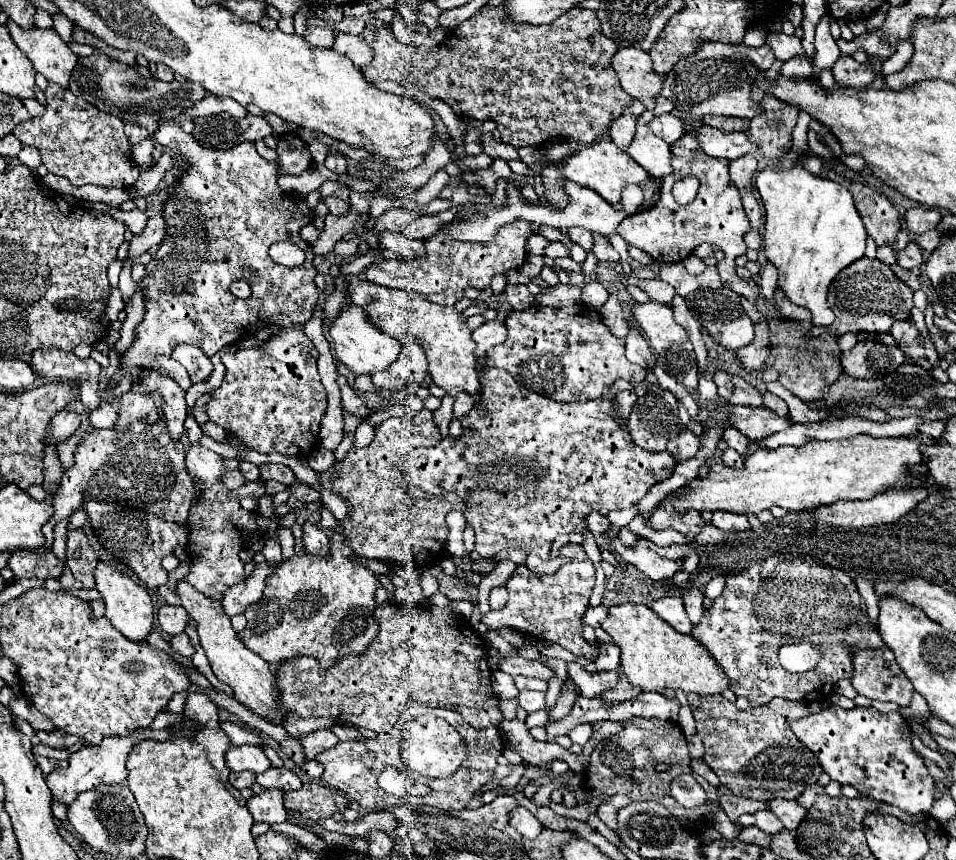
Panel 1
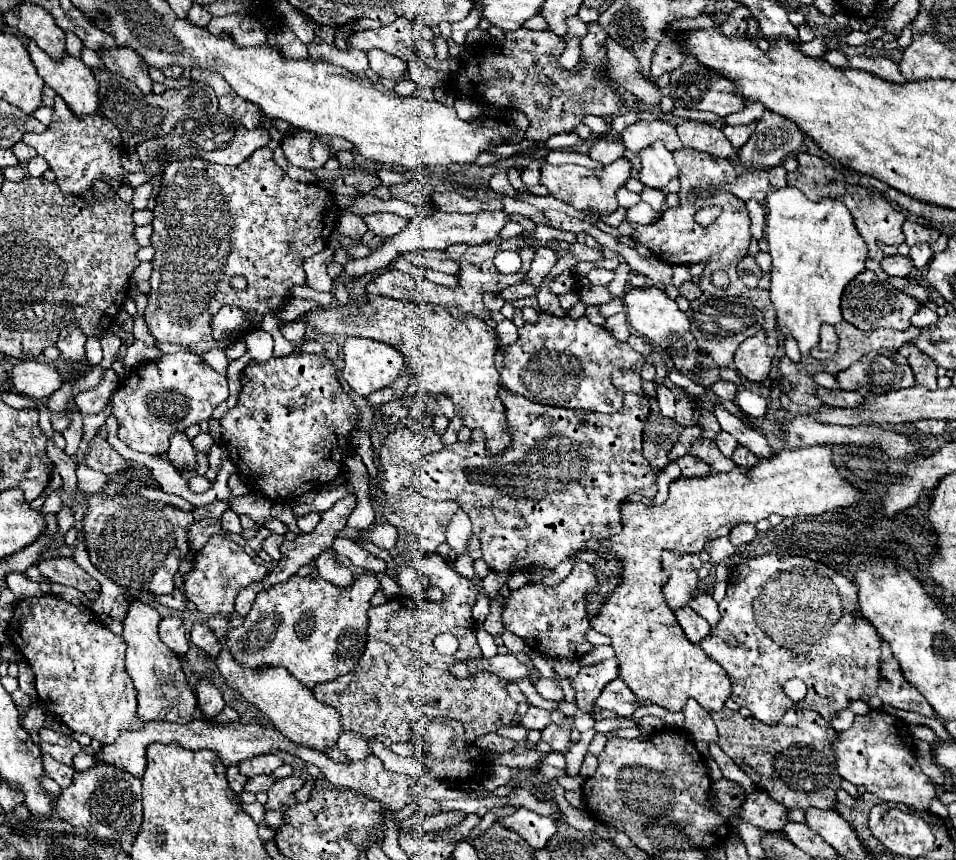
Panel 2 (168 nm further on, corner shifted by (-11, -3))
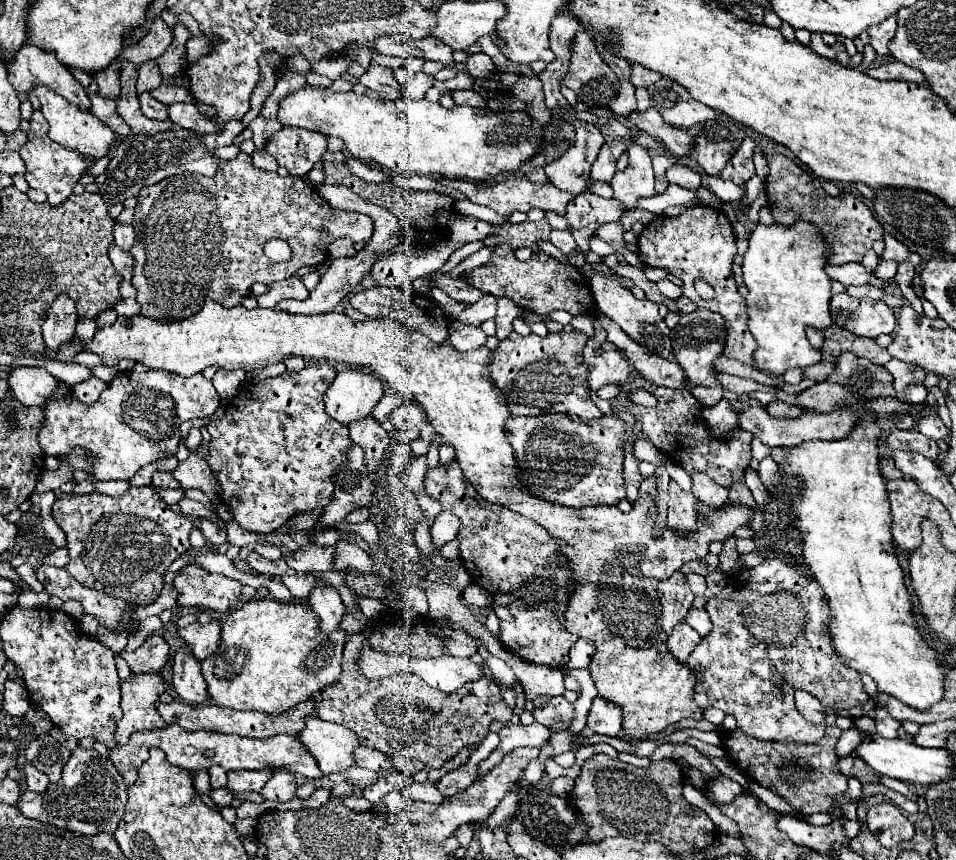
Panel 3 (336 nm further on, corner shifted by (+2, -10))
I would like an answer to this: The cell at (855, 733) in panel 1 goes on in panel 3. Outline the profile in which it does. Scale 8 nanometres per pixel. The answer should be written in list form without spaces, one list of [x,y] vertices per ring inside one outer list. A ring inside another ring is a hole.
[[[851,753],[847,757],[839,757],[839,771],[845,777],[857,777],[863,785],[867,785],[867,783],[879,783],[877,771],[871,771],[871,767],[867,767],[863,763],[863,759],[857,759],[855,753]]]

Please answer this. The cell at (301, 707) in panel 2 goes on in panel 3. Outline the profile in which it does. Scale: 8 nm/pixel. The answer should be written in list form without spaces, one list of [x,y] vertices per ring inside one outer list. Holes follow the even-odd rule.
[[[307,717],[303,731],[295,737],[315,757],[323,775],[351,767],[353,749],[359,745],[351,729],[319,717]]]

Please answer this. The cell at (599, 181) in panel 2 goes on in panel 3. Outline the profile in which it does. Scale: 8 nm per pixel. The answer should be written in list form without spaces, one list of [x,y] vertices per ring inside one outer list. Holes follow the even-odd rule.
[[[511,177],[503,183],[497,185],[481,185],[481,183],[469,183],[463,179],[441,179],[443,185],[455,187],[457,191],[461,191],[463,195],[467,195],[473,203],[479,205],[487,205],[493,211],[497,211],[499,215],[511,215],[513,211],[523,211],[527,213],[533,207],[539,207],[543,211],[555,211],[557,215],[563,215],[567,203],[573,199],[573,195],[567,195],[567,191],[557,189],[553,183],[545,181],[545,183],[531,183],[527,177]]]

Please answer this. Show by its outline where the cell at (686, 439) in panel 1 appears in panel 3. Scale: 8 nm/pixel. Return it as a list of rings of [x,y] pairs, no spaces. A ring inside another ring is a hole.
[[[673,479],[669,483],[669,511],[667,525],[675,531],[695,531],[695,503],[697,497],[693,493],[683,491]]]

